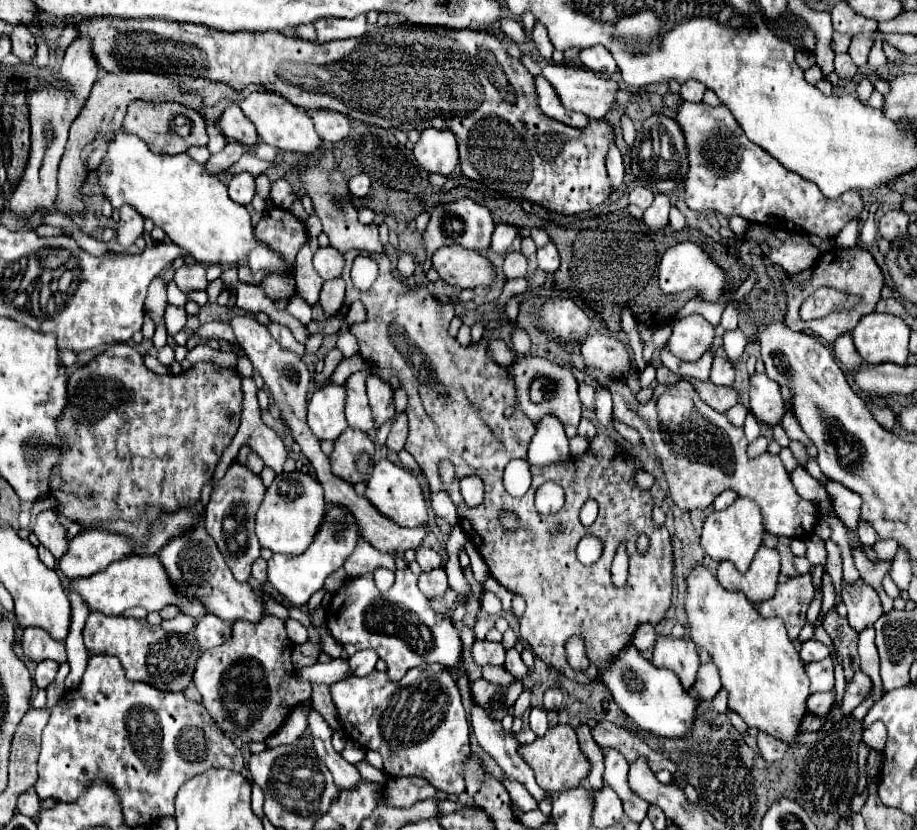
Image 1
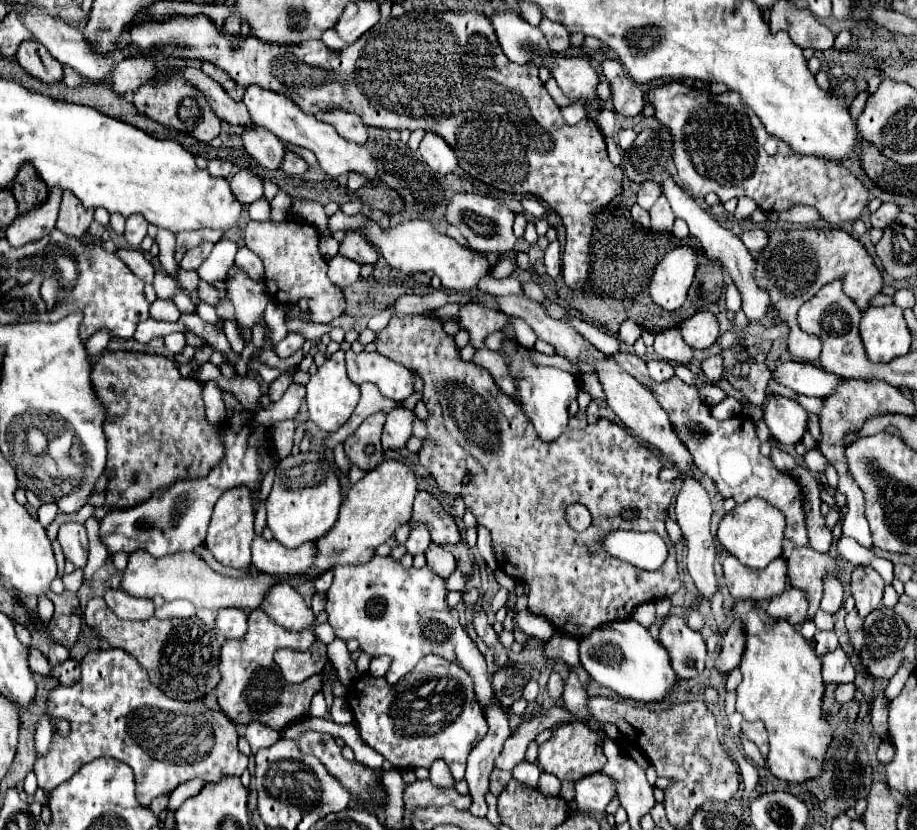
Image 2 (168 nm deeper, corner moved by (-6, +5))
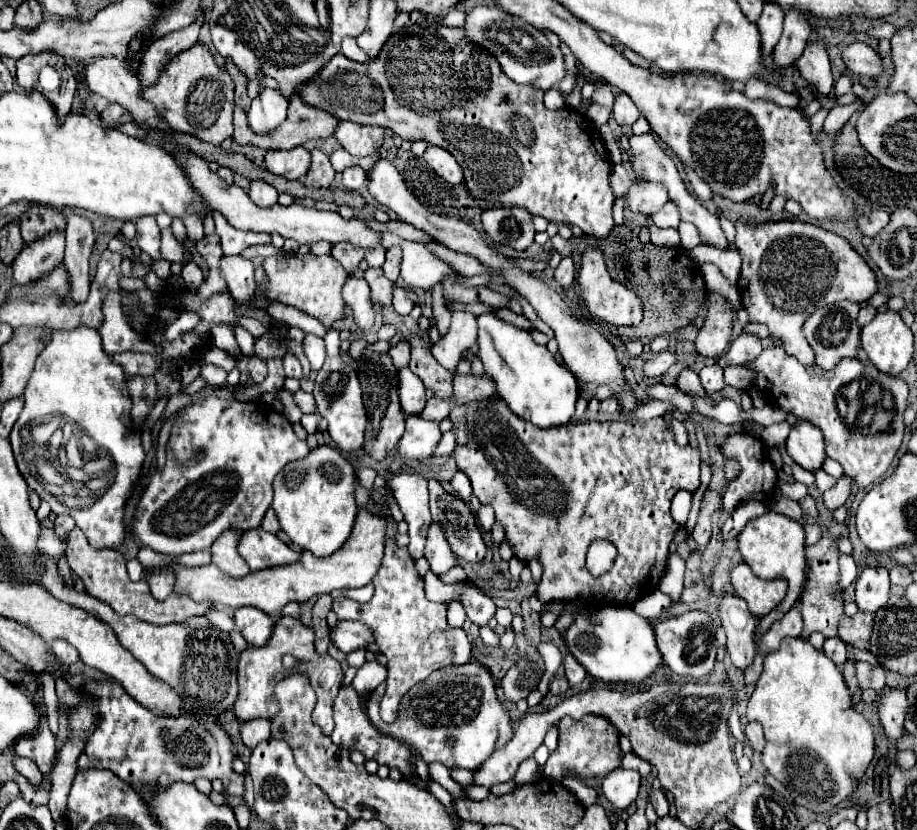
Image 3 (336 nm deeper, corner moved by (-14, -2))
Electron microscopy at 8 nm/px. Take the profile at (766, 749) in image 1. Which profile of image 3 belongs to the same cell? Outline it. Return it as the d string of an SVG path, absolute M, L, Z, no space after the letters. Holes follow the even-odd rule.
M748 723L746 729L744 729L744 733L746 733L746 739L748 739L748 743L752 745L752 749L754 749L756 753L762 753L762 751L764 751L764 745L766 745L762 727L760 727L758 723Z

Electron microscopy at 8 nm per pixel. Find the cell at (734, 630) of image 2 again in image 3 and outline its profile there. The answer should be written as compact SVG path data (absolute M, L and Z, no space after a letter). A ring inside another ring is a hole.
M768 511L760 517L754 517L752 521L748 521L748 525L740 531L738 535L738 551L744 557L744 563L750 565L752 573L760 579L778 579L784 577L788 581L788 595L784 597L784 601L766 617L760 617L758 627L754 631L756 643L762 639L762 635L768 631L768 627L772 623L776 623L798 599L798 595L802 593L804 581L806 581L806 555L804 555L804 529L800 527L798 521Z

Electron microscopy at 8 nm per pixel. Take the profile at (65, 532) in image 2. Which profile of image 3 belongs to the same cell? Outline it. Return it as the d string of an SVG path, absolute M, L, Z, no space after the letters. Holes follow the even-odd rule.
M74 527L70 531L68 543L66 543L66 561L72 569L72 575L82 579L86 585L88 595L106 601L118 615L134 615L146 623L152 625L168 625L168 623L180 623L186 621L192 615L204 615L212 605L210 603L196 603L192 599L176 599L176 595L170 595L166 601L156 601L148 589L148 583L144 579L130 581L126 573L126 561L122 553L114 549L94 549L88 539L84 539L84 533Z

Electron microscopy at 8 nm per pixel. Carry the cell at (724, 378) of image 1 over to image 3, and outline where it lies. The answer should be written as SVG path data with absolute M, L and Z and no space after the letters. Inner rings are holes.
M708 365L704 367L700 373L700 379L702 379L702 385L706 389L706 393L718 393L726 383L724 383L724 371L720 365Z

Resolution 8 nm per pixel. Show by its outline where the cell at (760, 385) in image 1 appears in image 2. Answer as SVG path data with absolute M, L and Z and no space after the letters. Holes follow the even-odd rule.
M768 396L764 422L780 444L798 444L806 432L808 412L790 398Z

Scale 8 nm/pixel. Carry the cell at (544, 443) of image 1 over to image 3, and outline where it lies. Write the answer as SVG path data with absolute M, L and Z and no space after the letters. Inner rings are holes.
M492 313L478 317L478 357L484 363L486 375L496 381L496 397L504 399L508 407L522 419L540 429L568 425L574 417L578 401L578 381L562 365L558 365L544 345L532 341L528 331L500 321Z

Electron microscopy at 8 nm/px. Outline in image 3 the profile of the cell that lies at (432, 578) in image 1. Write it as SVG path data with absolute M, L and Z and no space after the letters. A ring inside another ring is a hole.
M432 523L428 529L428 541L426 541L426 555L424 555L430 563L430 569L436 575L444 575L448 573L452 567L458 565L456 555L450 551L448 541L440 529L438 523Z

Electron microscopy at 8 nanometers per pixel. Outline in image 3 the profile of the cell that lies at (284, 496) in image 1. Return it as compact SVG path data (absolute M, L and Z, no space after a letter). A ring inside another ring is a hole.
M322 445L304 459L288 463L274 479L272 509L280 521L280 529L290 541L318 557L332 555L348 539L358 507L354 501L354 469L332 447Z

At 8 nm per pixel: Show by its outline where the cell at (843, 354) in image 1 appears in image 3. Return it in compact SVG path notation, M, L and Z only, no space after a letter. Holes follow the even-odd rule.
M838 301L828 307L818 309L816 313L812 313L806 319L802 331L804 331L810 347L816 351L818 367L822 367L824 371L832 371L842 359L858 357L858 345L856 345L860 341L858 311L860 311L860 305L856 305L852 301Z

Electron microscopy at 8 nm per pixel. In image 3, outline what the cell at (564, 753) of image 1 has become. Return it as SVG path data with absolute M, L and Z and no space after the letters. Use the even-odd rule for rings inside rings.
M588 715L588 719L584 719L584 721L574 721L574 719L566 717L558 723L558 731L560 731L558 747L556 747L556 751L550 753L550 757L544 765L546 779L560 781L566 773L576 775L578 779L604 777L610 771L620 767L620 761L624 757L624 753L618 747L620 733L606 719L600 719L596 715Z

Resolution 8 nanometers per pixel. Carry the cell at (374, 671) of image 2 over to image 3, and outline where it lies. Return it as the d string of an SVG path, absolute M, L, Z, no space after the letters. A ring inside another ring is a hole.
M366 661L358 671L356 671L356 677L352 681L352 687L362 693L362 695L368 695L372 693L380 683L386 681L386 667L376 663L376 661Z

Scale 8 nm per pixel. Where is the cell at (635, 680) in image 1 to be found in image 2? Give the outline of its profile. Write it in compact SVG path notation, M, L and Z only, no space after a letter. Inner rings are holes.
M634 618L614 620L602 628L594 628L588 636L580 638L580 662L584 670L602 686L614 690L622 698L636 702L662 700L676 682L676 672L670 666L668 652L658 640L652 638L648 628L640 626Z

